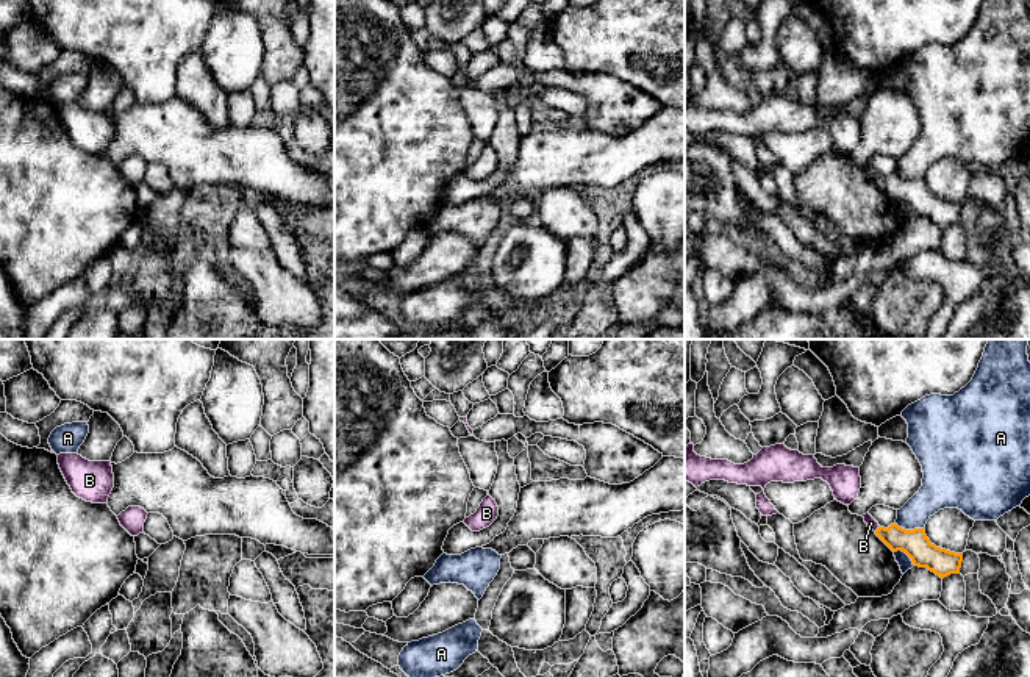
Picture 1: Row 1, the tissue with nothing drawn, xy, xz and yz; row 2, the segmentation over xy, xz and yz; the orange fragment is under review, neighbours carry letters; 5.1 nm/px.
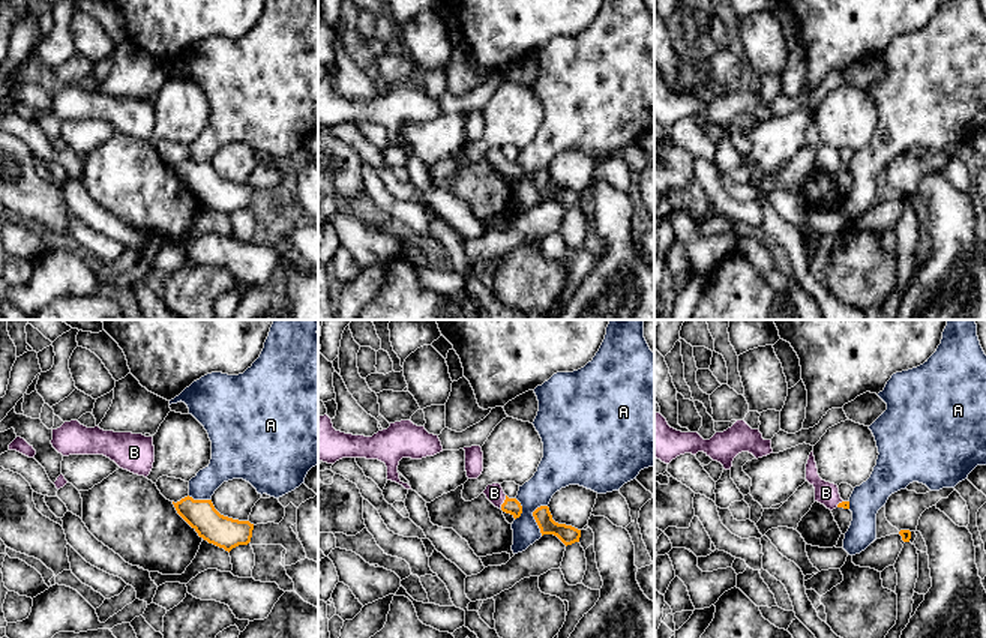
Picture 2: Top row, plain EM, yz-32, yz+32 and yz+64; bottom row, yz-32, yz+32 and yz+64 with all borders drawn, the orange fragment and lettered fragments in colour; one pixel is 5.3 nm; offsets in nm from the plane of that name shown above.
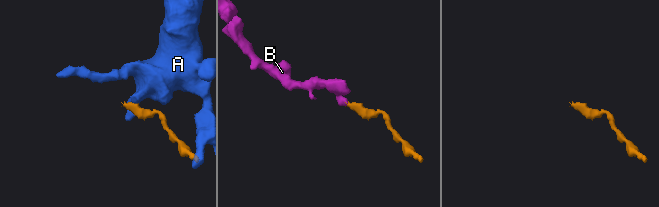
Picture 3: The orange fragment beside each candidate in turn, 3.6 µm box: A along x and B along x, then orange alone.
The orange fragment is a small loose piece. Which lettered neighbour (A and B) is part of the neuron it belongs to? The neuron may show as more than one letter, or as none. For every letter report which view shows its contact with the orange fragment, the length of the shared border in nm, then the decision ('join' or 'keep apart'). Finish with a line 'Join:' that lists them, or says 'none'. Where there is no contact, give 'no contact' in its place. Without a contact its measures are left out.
A: contact in yz; length 150 nm; keep apart
B: contact in yz; length 40 nm; join
Join: B

